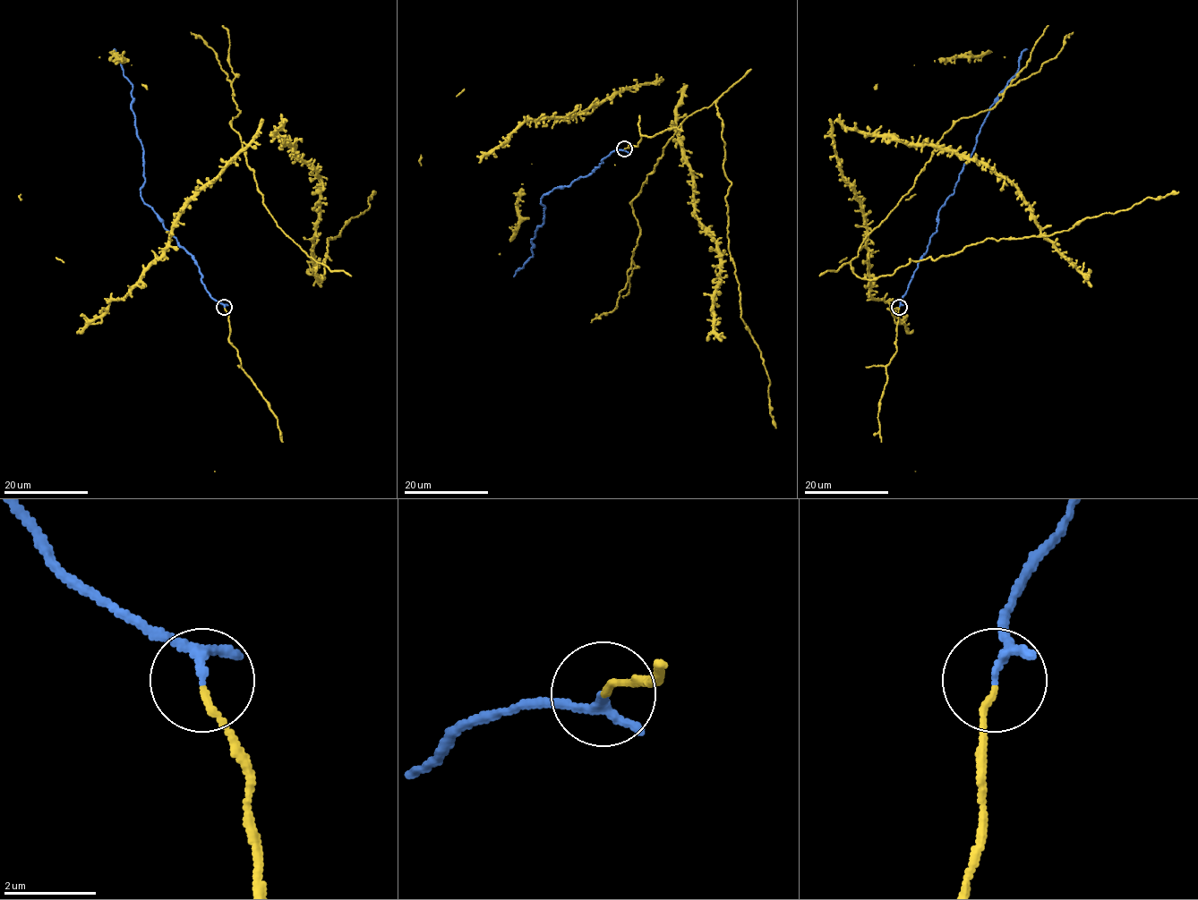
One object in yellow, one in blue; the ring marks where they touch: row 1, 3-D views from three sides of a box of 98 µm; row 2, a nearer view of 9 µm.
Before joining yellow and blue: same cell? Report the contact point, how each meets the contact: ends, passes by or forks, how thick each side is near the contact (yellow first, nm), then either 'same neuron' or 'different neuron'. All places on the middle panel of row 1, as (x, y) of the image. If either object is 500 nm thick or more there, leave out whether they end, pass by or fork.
place (624, 148); yellow ends; blue passes by; calibres 120 and 160 nm; same neuron

